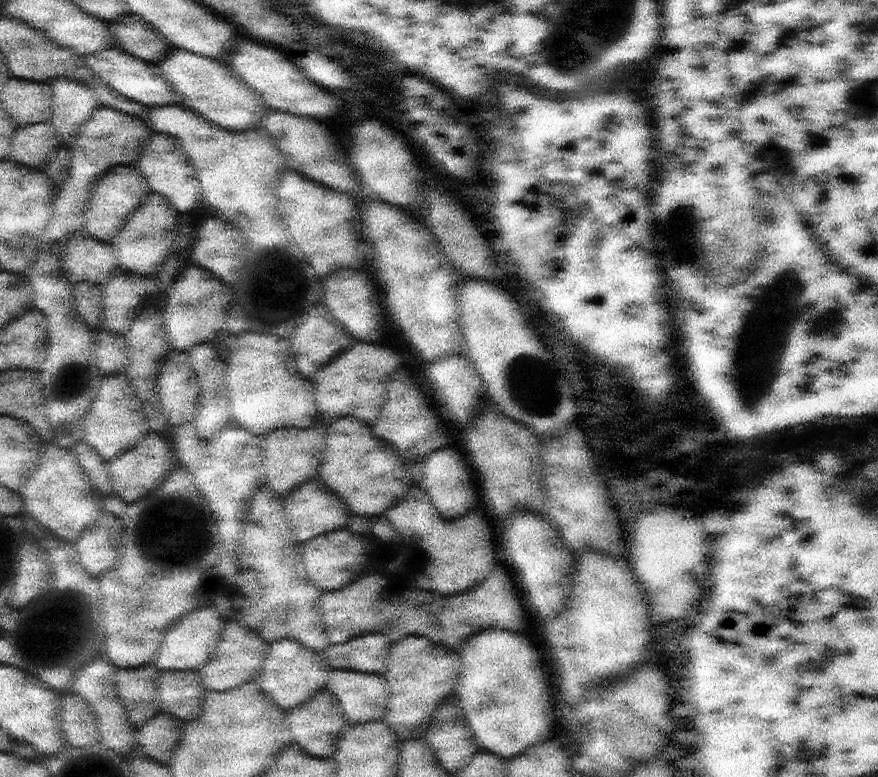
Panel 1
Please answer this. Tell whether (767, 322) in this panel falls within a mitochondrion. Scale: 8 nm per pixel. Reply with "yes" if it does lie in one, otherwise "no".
yes

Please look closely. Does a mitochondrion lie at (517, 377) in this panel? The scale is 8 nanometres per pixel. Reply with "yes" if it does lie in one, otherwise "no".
yes

